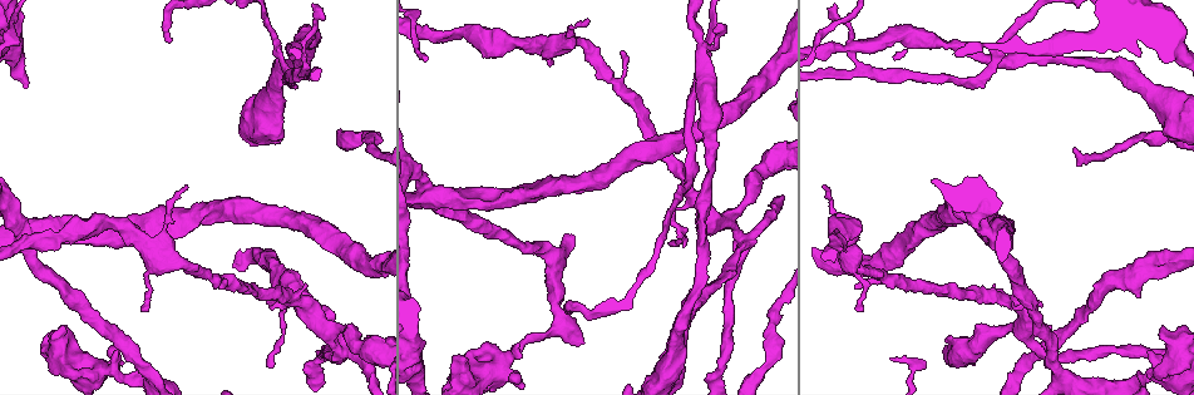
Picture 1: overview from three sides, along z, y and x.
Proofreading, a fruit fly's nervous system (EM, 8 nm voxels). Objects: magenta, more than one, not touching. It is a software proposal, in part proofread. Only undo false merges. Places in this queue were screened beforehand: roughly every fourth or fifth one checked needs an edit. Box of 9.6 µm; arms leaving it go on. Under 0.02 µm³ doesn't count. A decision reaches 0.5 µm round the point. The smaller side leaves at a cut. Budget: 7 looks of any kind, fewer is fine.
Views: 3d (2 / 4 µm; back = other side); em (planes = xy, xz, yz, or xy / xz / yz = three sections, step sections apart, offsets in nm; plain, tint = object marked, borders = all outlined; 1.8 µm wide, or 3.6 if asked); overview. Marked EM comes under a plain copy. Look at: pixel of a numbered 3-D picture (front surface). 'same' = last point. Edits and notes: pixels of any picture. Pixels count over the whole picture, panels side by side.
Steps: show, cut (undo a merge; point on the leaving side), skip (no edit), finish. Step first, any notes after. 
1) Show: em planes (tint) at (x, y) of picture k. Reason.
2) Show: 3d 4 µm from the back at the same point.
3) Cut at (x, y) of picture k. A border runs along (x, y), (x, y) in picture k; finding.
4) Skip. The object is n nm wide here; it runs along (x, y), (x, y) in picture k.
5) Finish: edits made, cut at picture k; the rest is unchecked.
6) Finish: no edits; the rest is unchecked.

Show: 3d 4 µm at (505, 362) of picture 1. A fork.

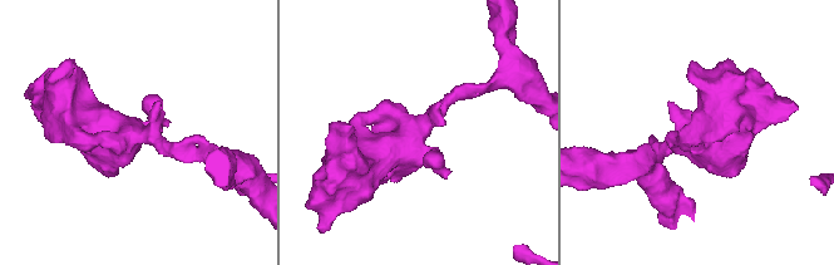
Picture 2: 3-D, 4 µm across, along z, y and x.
Show: em xz step 16 (tint) at (415, 129) of picture 2. Shape alone is not enough.

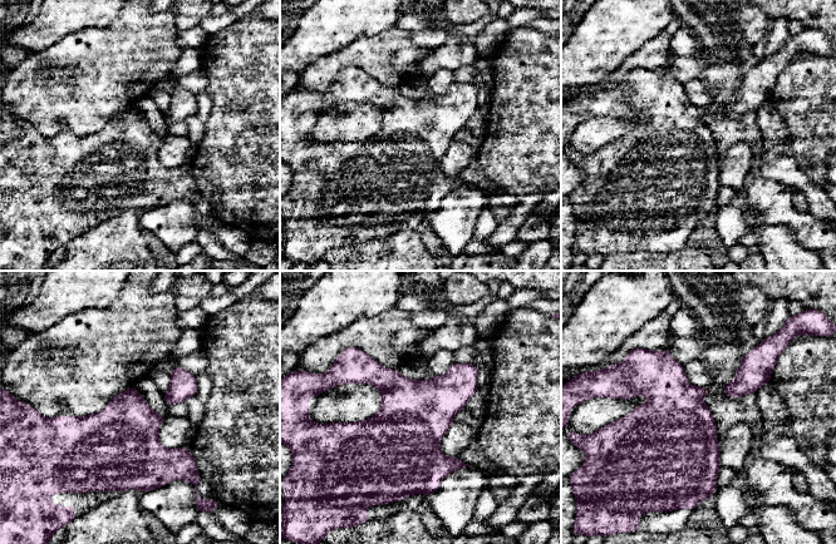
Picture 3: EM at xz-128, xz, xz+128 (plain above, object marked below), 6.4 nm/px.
Show: em planes (tint) at the same point.

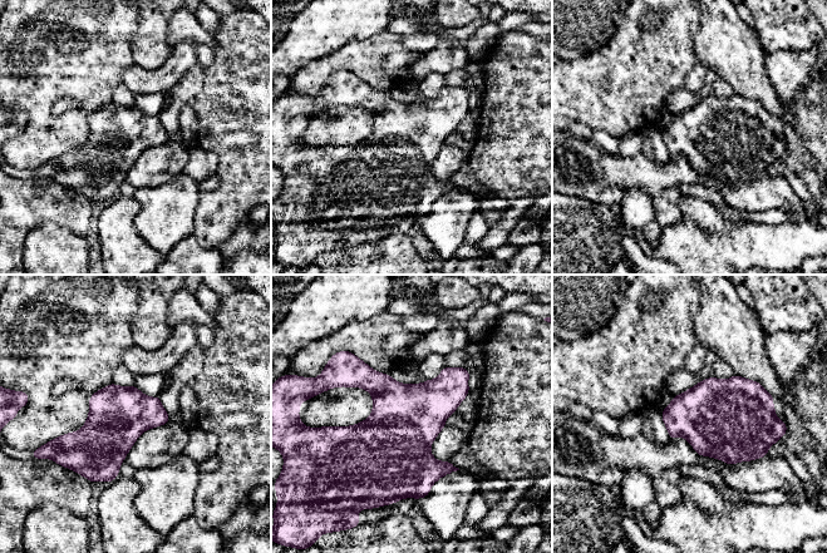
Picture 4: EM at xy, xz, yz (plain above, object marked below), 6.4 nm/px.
Skip. All the same neuron.

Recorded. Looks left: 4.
Show: em xz step 16 (tint) at (345, 349) of picture 1. Four or more arms meet.

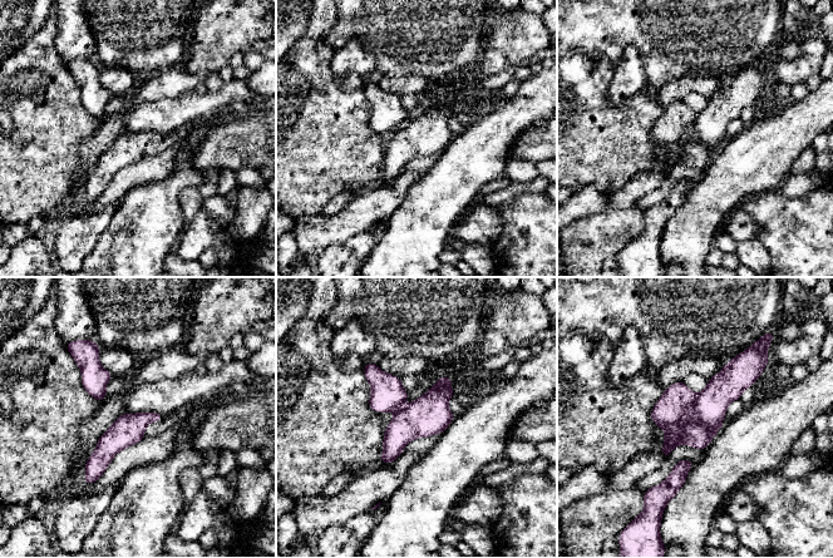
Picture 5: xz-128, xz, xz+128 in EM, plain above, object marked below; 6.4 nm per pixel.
Cut at (709, 409) of picture 5. The object is 200 nm wide here; the part that leaves runs along (448, 380), (395, 439), (384, 459) in picture 5; two neurons meet here.

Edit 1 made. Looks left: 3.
Show: em planes (tint) at (302, 45) of picture 1. Sharp bend.

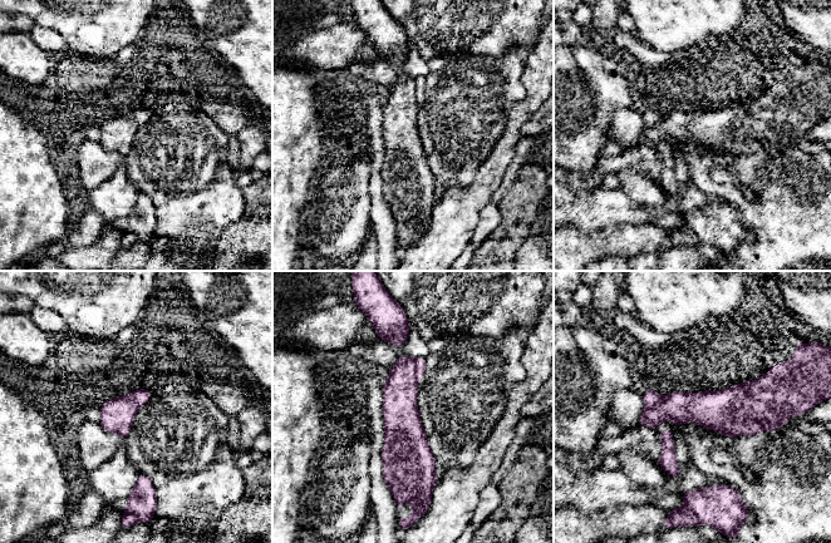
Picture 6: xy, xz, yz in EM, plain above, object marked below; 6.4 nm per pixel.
Cut at (652, 399) of picture 6. The object is 200 nm wide here; a border runs along (664, 398), (658, 405), (643, 411) in picture 6; a second neuron is stuck on.

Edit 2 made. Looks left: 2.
Finish: edits made, cut at picture 5, cut at picture 6; the rest is unchecked.

